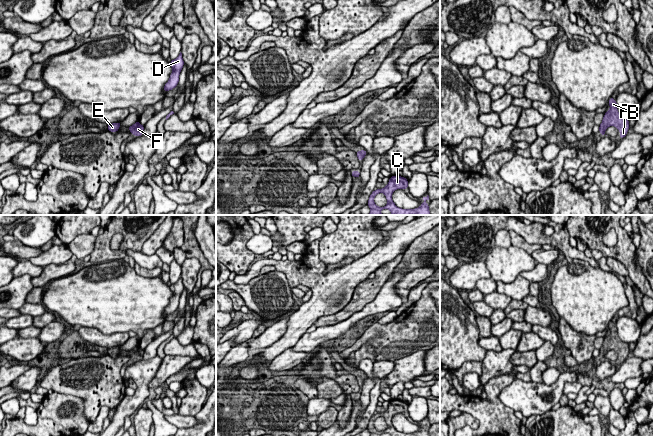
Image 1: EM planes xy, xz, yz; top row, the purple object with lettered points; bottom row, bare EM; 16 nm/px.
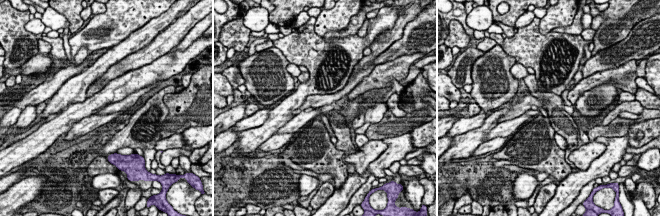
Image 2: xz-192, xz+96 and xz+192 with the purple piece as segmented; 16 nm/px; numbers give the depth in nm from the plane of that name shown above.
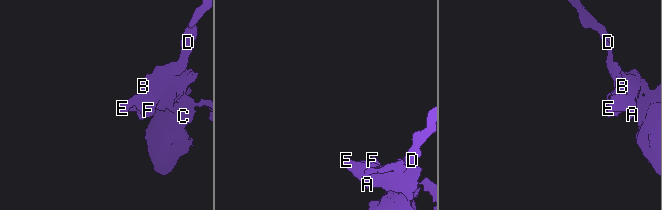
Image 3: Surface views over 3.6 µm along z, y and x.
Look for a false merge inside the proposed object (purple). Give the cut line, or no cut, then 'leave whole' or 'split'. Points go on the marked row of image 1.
no cut; leave whole

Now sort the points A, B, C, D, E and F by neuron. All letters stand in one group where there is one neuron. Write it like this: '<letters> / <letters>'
A B C D E F

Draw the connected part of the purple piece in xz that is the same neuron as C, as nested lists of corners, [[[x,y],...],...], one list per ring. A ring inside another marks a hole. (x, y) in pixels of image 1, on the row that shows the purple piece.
[[[391,176],[389,178],[388,185],[385,186],[383,189],[376,189],[374,190],[368,200],[367,206],[371,208],[371,211],[368,215],[383,215],[380,211],[383,209],[388,209],[391,211],[392,215],[431,215],[429,211],[429,205],[425,202],[429,200],[429,196],[423,197],[423,203],[420,207],[415,209],[402,209],[395,205],[392,200],[392,194],[397,189],[407,189],[408,188],[408,179],[400,176]],[[378,193],[384,193],[386,199],[388,201],[386,206],[378,207],[374,202],[374,197]]]

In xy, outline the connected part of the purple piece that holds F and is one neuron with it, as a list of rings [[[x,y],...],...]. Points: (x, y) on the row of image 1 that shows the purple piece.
[[[139,120],[132,126],[127,127],[127,129],[136,137],[143,135],[144,125],[139,123]]]

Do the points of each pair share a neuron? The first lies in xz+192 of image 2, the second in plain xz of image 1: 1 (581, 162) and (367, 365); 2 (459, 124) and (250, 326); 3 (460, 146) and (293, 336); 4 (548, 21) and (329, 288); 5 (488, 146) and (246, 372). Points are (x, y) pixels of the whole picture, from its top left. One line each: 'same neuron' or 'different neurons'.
1: different neurons
2: different neurons
3: same neuron
4: different neurons
5: different neurons

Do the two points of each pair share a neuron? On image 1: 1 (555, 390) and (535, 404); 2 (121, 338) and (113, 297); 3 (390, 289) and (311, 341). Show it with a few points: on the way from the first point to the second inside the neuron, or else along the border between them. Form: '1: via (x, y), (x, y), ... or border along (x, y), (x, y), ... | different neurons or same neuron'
1: via (549, 391), (539, 394), (537, 398) | same neuron
2: border along (97, 328), (105, 334), (127, 333) | different neurons
3: via (371, 308), (346, 325), (331, 332) | same neuron

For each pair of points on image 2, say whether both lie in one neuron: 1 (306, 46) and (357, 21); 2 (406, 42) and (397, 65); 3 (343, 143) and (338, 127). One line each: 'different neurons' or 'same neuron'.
1: different neurons
2: different neurons
3: same neuron

